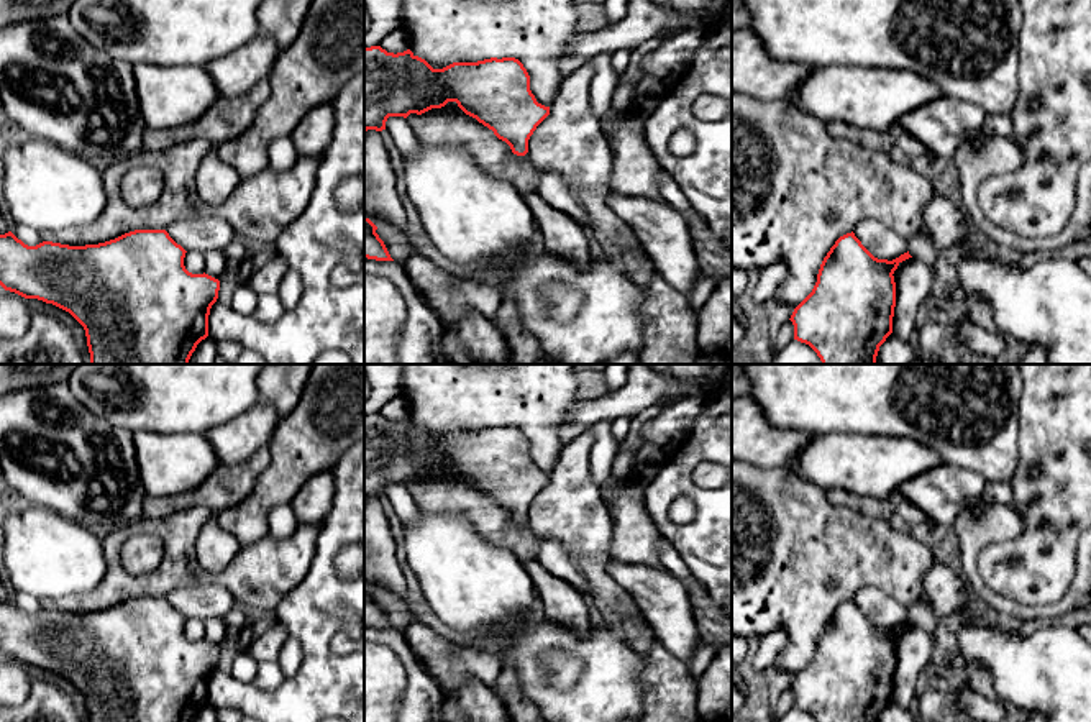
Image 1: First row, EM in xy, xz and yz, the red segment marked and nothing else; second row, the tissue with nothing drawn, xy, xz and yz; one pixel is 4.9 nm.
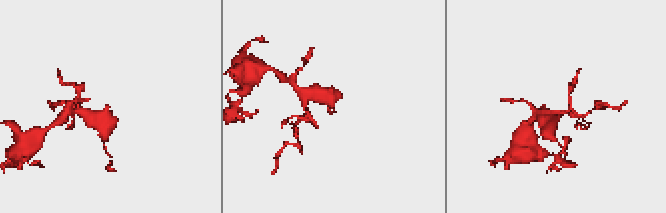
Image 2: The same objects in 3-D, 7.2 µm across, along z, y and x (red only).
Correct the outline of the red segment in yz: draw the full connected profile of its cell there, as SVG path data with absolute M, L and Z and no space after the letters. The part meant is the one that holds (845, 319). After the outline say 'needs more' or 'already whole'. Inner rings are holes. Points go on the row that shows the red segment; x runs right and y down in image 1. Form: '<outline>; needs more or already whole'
M924 228L907 243L909 249L904 254L888 261L874 258L853 231L840 236L824 258L812 292L789 318L794 325L794 340L809 345L822 364L876 364L879 346L892 333L894 271L909 258L932 266L940 254Z; needs more

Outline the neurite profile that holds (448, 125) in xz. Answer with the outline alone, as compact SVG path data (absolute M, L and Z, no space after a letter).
M456 102L431 108L415 120L415 131L428 146L461 148L486 174L507 180L520 195L535 190L543 174L528 153L517 156L492 130L466 115Z

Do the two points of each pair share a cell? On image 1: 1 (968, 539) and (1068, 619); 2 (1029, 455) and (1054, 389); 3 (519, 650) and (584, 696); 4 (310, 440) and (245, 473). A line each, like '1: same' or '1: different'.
1: different
2: same
3: same
4: different

